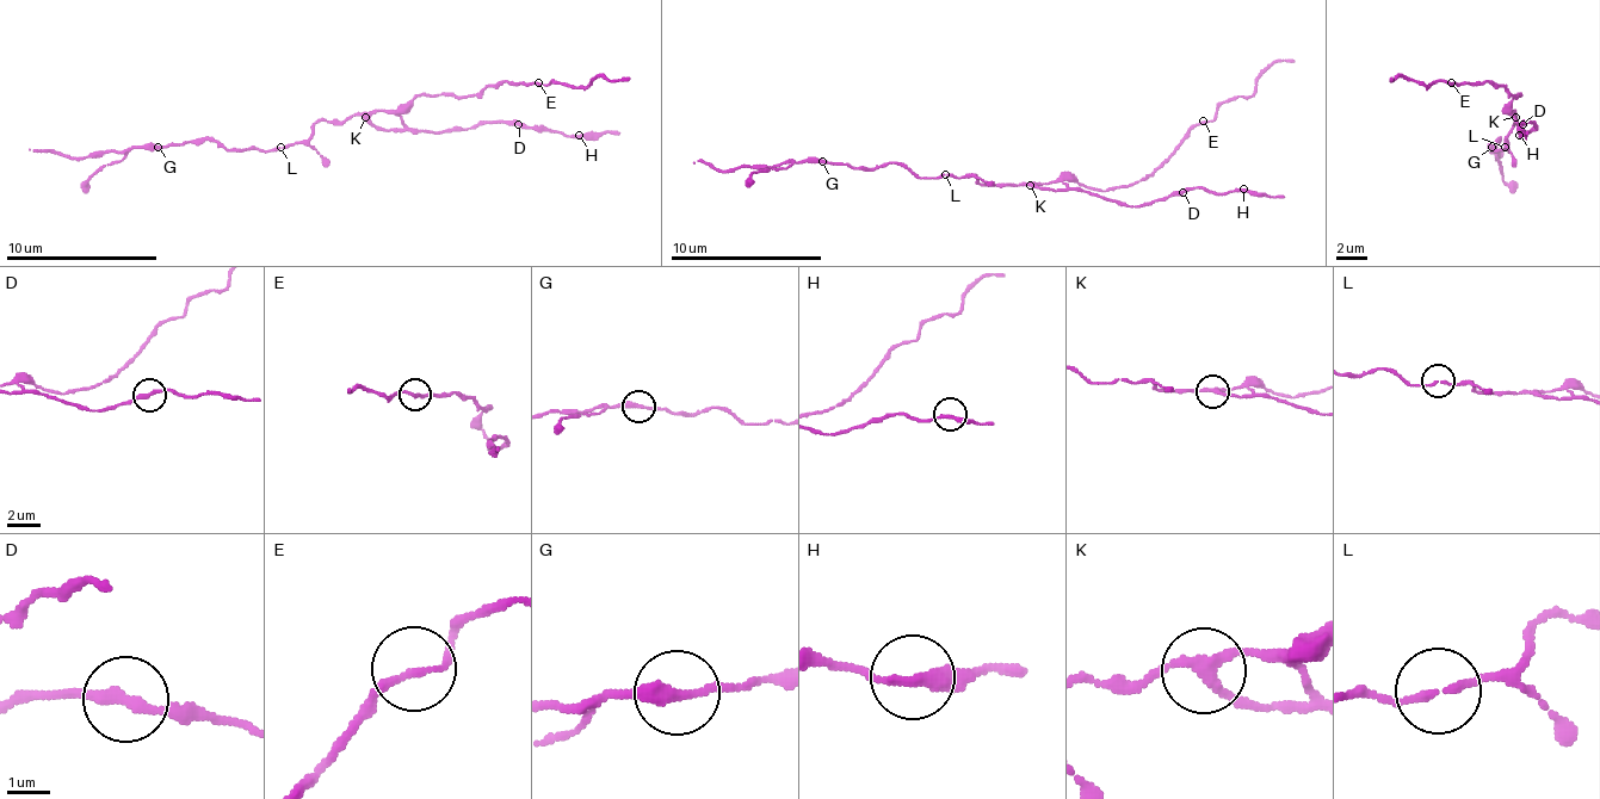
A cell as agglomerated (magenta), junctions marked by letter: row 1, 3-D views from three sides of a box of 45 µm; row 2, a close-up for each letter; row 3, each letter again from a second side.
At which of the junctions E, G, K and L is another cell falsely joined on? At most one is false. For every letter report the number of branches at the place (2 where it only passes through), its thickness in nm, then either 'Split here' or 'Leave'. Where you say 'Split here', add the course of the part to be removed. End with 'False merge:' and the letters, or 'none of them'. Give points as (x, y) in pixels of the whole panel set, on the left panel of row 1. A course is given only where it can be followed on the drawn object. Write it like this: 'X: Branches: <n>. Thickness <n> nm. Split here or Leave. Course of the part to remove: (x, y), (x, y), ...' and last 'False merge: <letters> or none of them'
E: Branches: 2. Thickness 150 nm. Leave
G: Branches: 2. Thickness 300 nm. Leave
K: Branches: 3. Thickness 220 nm. Split here. Course of the part to remove: (366, 116), (389, 131), (518, 124), (568, 135), (621, 131)
L: Branches: 2. Thickness 150 nm. Leave
False merge: K

